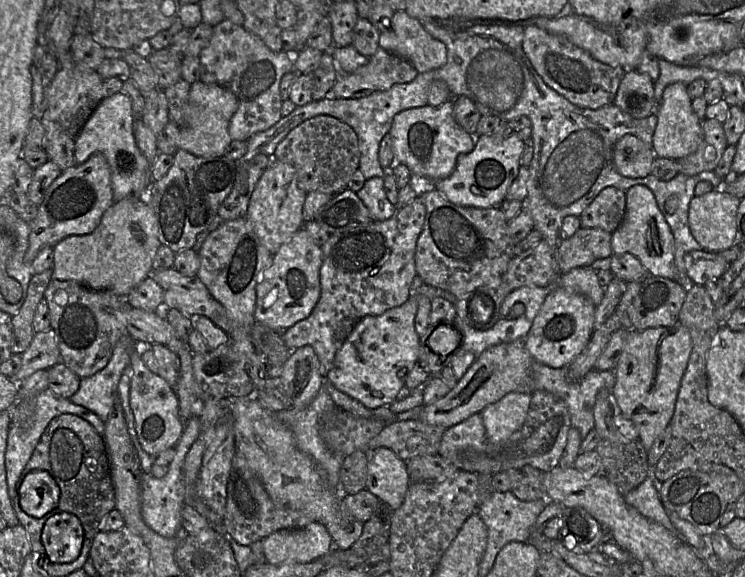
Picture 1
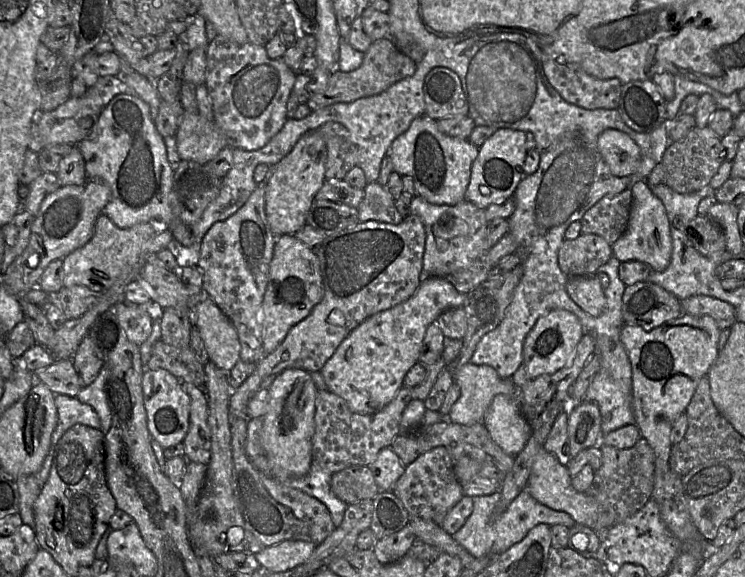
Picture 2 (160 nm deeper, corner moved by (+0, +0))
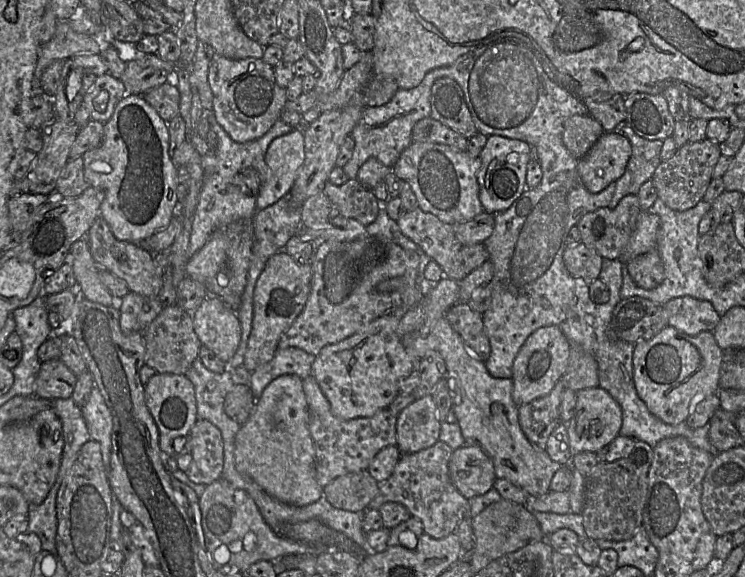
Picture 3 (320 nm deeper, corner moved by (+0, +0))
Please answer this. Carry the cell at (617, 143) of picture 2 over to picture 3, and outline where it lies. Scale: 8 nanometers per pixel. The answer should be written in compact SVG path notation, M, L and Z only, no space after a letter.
M617 131L604 132L588 153L578 160L577 172L591 193L599 193L625 172L632 154L630 141Z

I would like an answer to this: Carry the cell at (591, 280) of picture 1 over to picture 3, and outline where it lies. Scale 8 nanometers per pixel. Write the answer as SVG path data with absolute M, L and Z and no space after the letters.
M667 325L658 334L653 336L649 340L639 340L634 344L633 352L633 375L634 375L634 385L640 399L646 404L648 410L657 418L663 422L670 425L678 425L685 422L690 412L694 407L704 400L706 396L710 396L718 392L719 388L719 378L720 378L720 367L723 358L723 350L717 344L712 331L703 331L695 336L687 335L676 328Z

